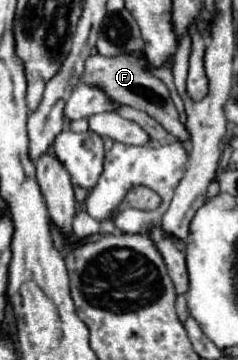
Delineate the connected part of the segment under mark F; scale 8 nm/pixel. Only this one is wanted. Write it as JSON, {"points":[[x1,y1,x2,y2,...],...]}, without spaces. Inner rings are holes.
{"points":[[95,55,95,57,89,57,87,63,85,63,83,81,91,83,91,85,101,85,101,89,105,89,105,93,109,93,109,97,113,97,121,105,129,105,129,107,135,107,139,111,145,111,155,121,159,121,173,137,177,137,181,141,187,141,189,133,187,133,185,125,179,121,179,113,177,113,177,109,171,101,171,95,169,95,167,87,163,85,163,81,159,81,149,71,145,71,145,67,147,67,147,59,143,55,141,57,103,57,103,55]]}

